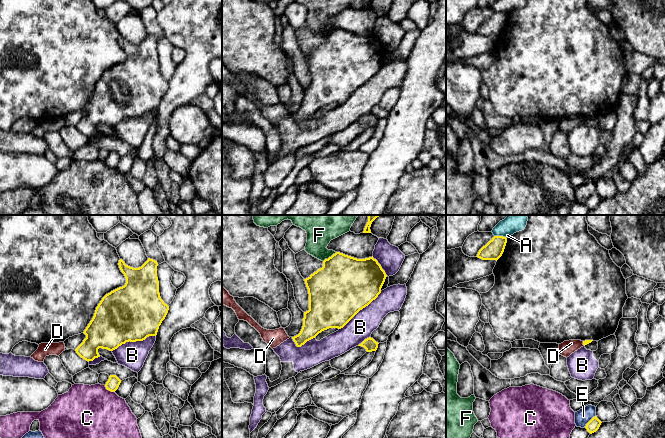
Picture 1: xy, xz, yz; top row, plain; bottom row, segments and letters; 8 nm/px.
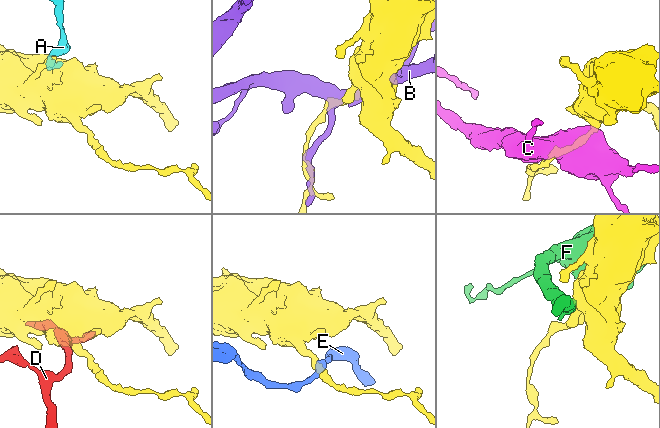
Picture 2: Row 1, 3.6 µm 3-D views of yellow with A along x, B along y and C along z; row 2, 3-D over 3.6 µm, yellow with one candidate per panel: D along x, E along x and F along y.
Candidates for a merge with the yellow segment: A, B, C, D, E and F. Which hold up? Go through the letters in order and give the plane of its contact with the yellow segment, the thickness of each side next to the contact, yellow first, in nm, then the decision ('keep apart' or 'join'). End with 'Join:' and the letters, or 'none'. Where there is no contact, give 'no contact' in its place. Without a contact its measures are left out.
A: yz | 160/170 nm | keep apart
B: xz | 460/200 nm | keep apart
C: xy | 100/420 nm | keep apart
D: yz | 40/120 nm | keep apart
E: yz | 100/120 nm | keep apart
F: xz | 460/260 nm | keep apart
Join: none

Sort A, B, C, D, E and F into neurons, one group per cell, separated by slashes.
A / B / C / D / E / F

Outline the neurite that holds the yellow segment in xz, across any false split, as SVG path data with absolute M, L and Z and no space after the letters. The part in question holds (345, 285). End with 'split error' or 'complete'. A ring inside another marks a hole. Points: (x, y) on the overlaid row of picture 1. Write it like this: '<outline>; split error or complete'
M336 252L323 261L323 267L304 279L309 294L309 310L304 312L300 333L292 337L297 347L329 328L343 328L360 310L381 293L387 275L376 259L357 259Z; complete

